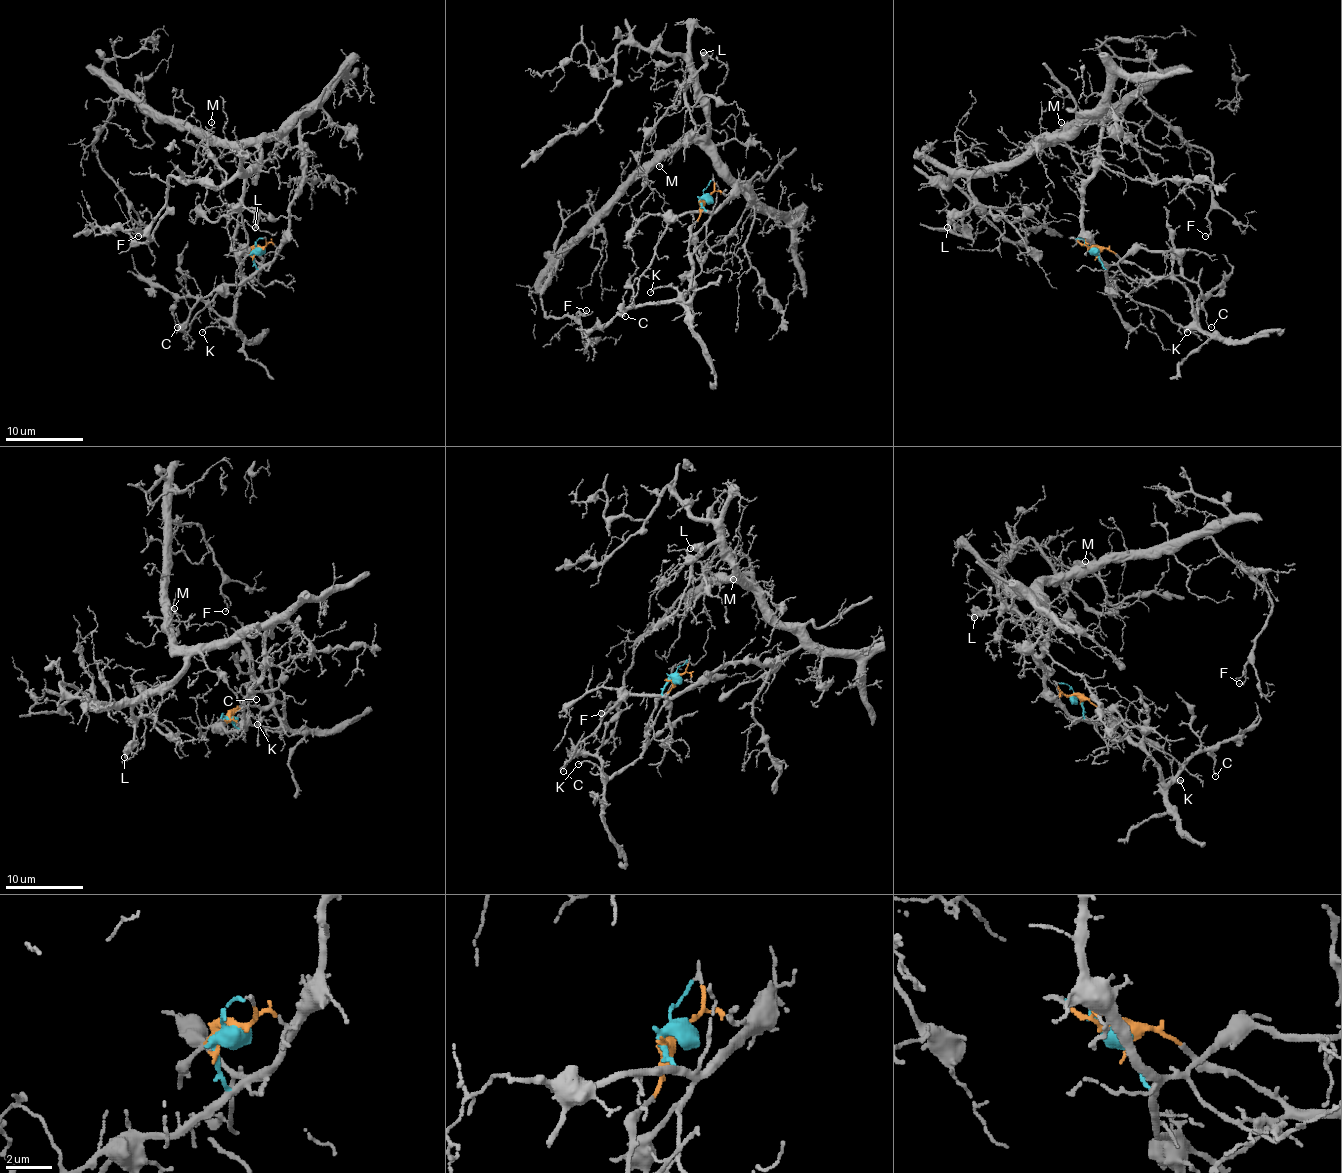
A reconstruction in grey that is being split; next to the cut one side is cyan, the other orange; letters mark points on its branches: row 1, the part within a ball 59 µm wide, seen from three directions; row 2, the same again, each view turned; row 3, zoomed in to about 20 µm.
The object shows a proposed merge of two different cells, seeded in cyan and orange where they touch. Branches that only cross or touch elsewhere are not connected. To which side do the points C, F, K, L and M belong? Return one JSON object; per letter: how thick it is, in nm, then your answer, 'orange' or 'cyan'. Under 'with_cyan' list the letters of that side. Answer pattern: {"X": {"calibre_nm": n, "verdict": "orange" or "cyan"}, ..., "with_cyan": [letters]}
{"C": {"calibre_nm": 100, "verdict": "orange"}, "F": {"calibre_nm": 120, "verdict": "cyan"}, "K": {"calibre_nm": 130, "verdict": "orange"}, "L": {"calibre_nm": 440, "verdict": "cyan"}, "M": {"calibre_nm": 130, "verdict": "cyan"}, "with_cyan": ["F", "L", "M"]}

